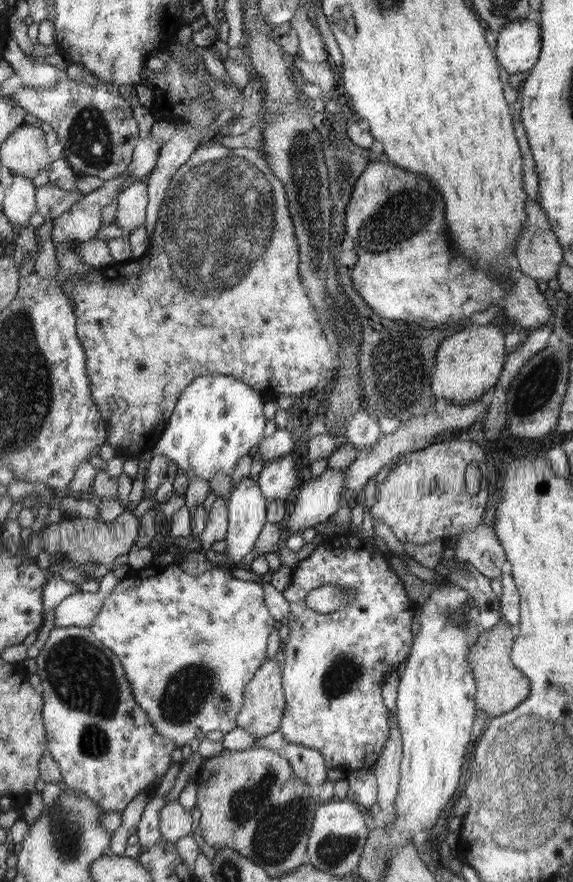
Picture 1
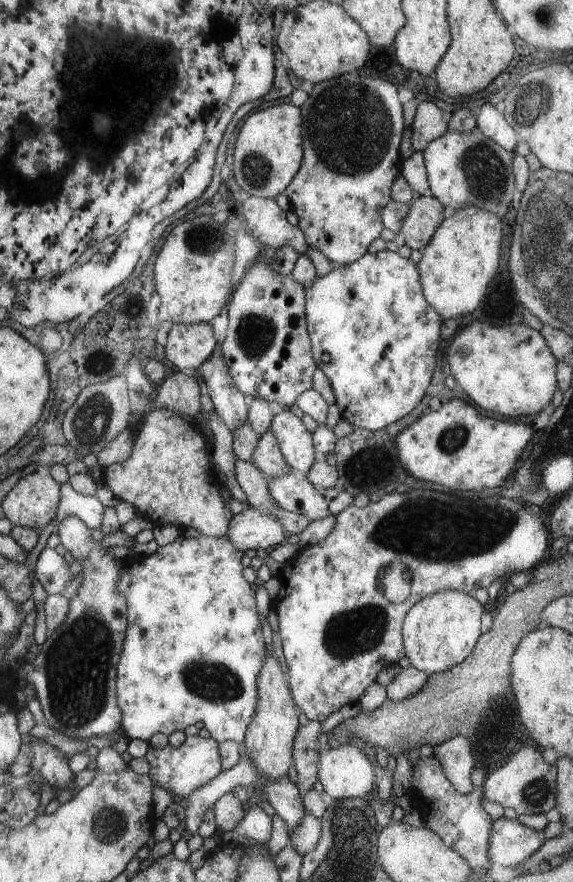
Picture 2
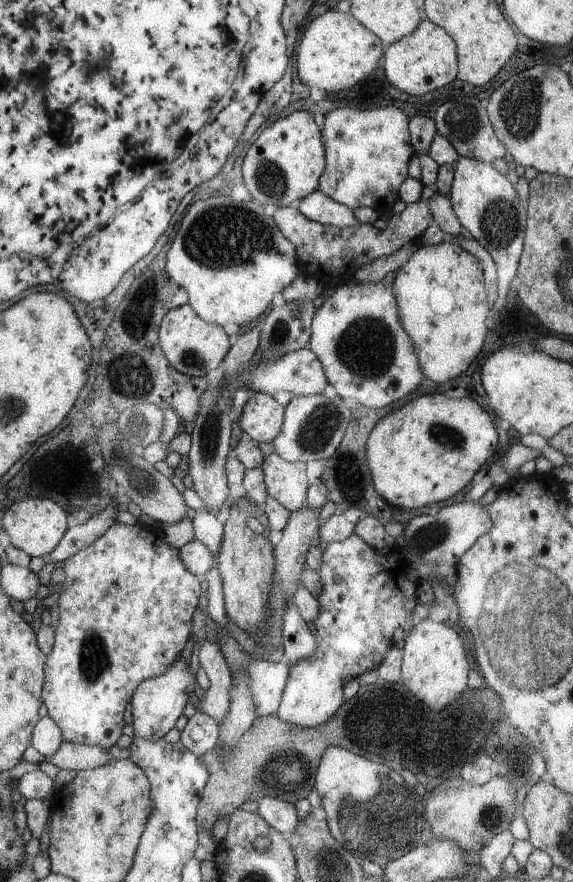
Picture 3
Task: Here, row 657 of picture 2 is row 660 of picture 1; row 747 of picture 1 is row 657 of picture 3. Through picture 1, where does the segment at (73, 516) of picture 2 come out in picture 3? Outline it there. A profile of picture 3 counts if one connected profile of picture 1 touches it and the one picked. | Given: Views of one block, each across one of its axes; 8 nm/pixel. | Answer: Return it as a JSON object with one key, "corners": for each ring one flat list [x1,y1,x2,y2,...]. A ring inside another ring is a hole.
{"corners":[[116,521,116,524,106,530,104,536,100,536,88,548,75,552,74,556,70,556,64,561,62,566,65,572,65,580,63,581,64,590,59,596,59,618,58,628,55,631,56,644,52,652,46,657,46,682,45,690,42,693,46,706,42,706,42,718,51,717,62,730,62,738,66,742,74,742,74,744,90,744,102,746,102,748,112,748,118,738,123,736,122,728,124,728,124,712,130,704,130,698,134,694,140,682,148,681,149,678,162,676,168,666,172,664,176,656,180,655,184,644,190,638,190,624,192,624,192,614,198,608,198,596,202,594,200,590,199,576,194,576,193,571,186,568,181,558,178,558,178,550,170,548,164,539,156,536,154,532,142,528,137,522,133,525,127,525]]}

